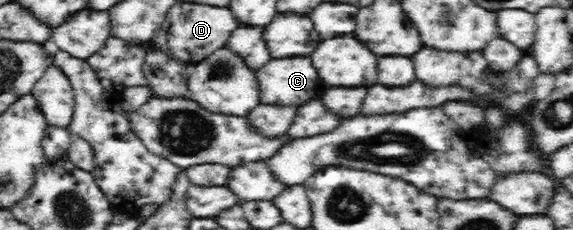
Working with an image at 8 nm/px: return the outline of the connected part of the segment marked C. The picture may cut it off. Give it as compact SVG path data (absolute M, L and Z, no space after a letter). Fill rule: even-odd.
M310 56L271 58L263 67L257 69L259 74L261 104L303 106L312 100L322 100L329 89L313 65Z

